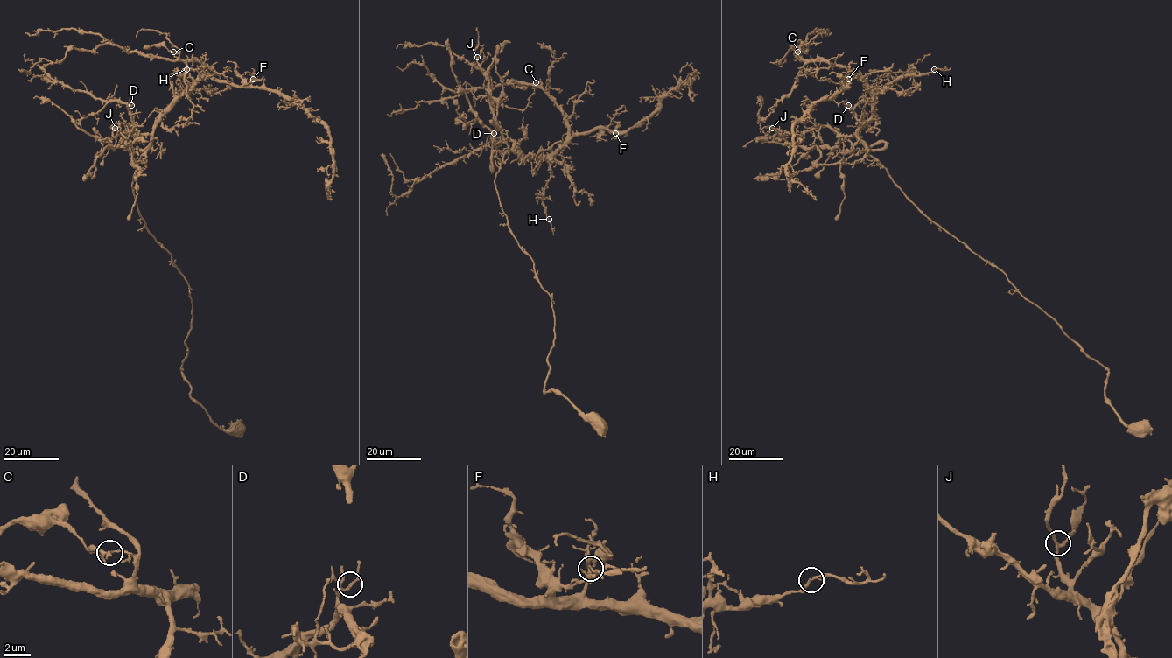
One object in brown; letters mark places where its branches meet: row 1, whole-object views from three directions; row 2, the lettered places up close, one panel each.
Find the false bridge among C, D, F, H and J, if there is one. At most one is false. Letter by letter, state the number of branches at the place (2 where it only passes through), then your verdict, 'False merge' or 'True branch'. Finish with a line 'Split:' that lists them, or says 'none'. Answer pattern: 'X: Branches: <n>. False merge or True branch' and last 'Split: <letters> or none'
C: Branches: 3. False merge
D: Branches: 3. True branch
F: Branches: 3. True branch
H: Branches: 2. True branch
J: Branches: 3. True branch
Split: C

